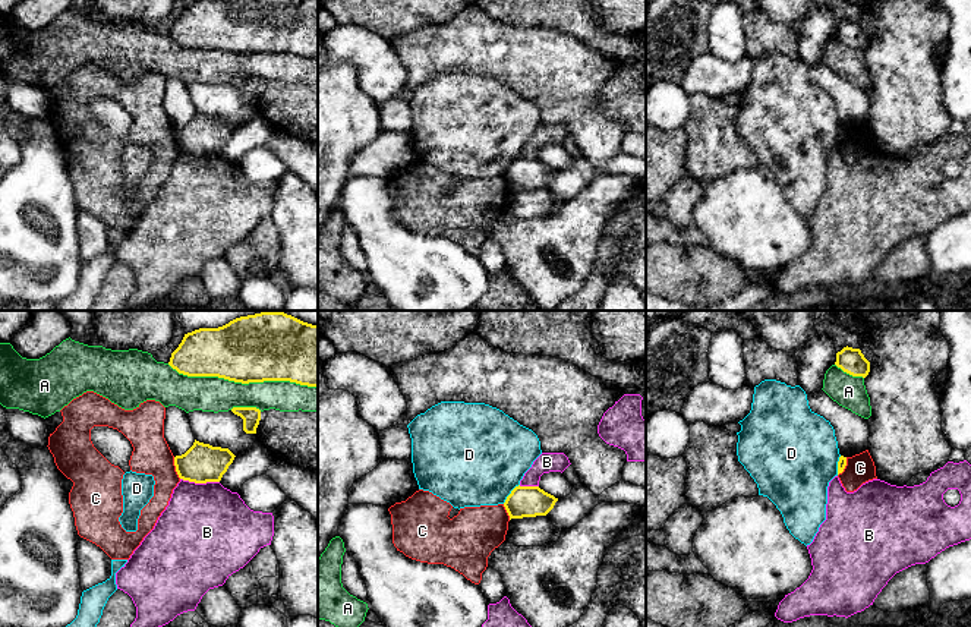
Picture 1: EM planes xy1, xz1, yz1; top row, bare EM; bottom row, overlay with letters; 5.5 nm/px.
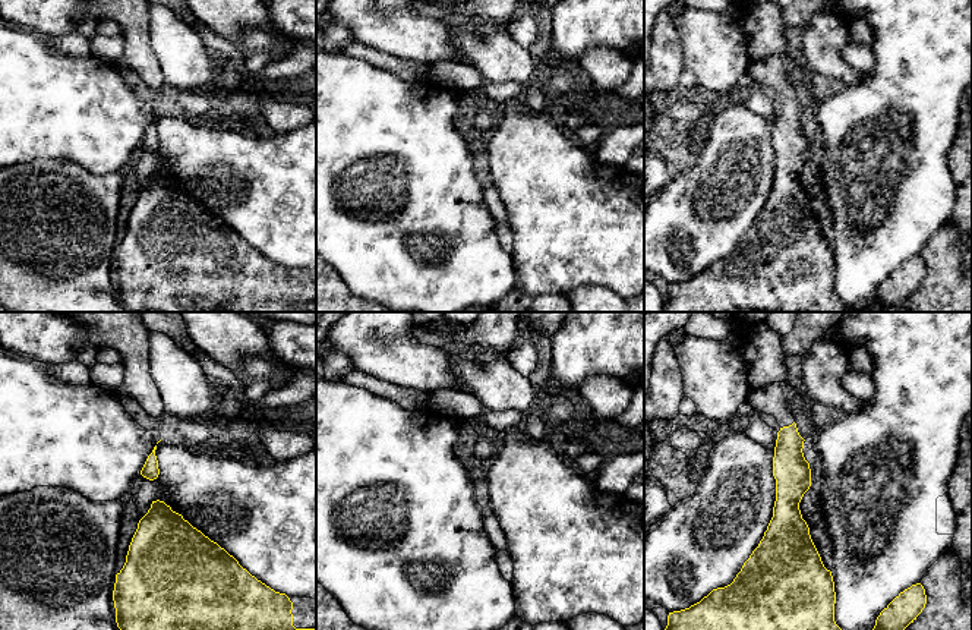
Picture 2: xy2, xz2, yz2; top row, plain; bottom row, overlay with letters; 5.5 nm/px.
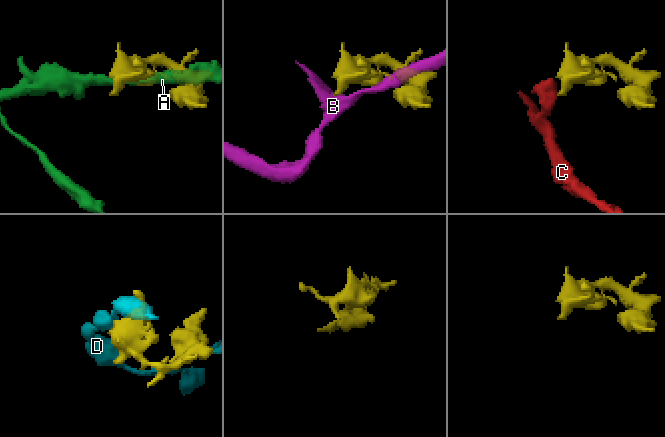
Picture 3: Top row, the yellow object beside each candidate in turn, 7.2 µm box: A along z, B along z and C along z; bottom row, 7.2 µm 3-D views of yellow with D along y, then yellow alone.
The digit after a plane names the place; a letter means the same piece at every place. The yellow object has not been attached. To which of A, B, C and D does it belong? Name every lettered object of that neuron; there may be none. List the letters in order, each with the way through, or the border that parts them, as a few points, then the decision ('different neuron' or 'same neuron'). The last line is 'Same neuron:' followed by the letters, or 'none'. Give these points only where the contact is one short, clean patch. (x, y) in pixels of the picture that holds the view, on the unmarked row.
A: different neuron
B: along xy1 (180, 150), (189, 154), (218, 154) | different neuron
C: along xy1 (173, 129), (176, 145), (180, 150) | different neuron
D: different neuron
Same neuron: none

